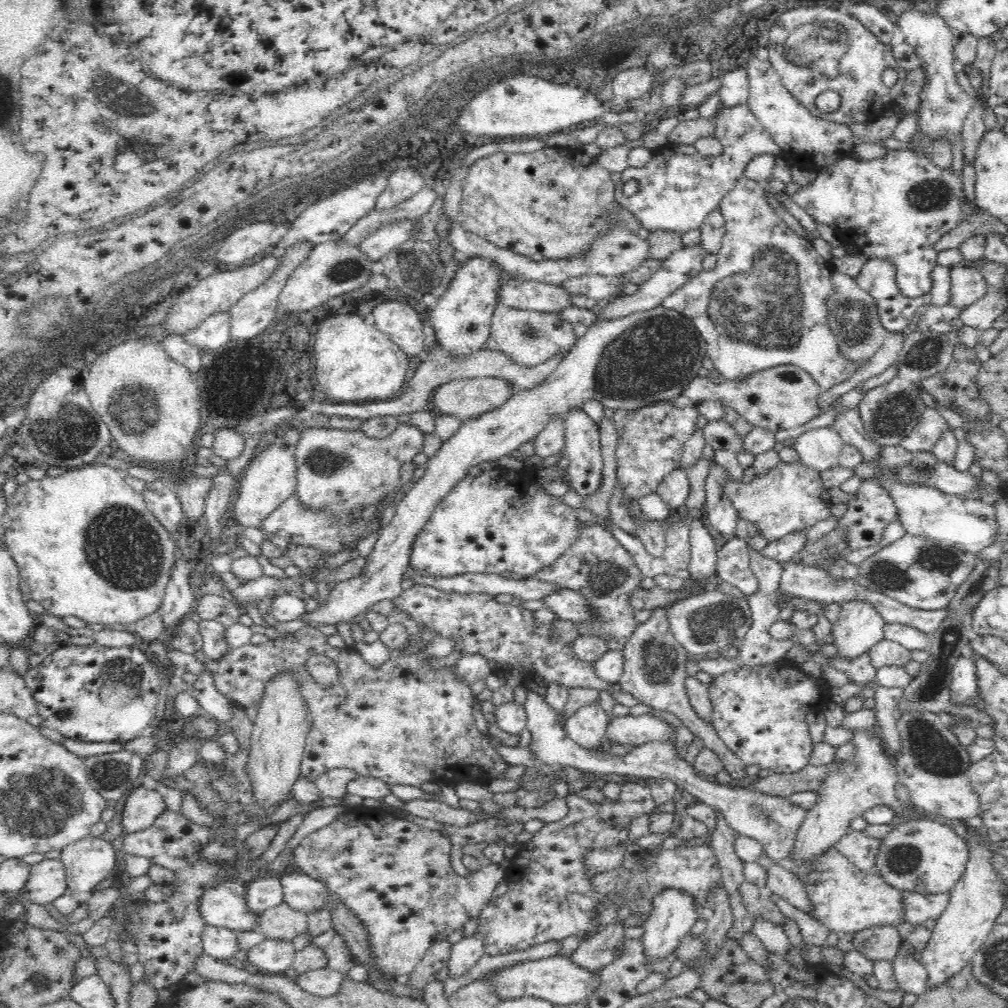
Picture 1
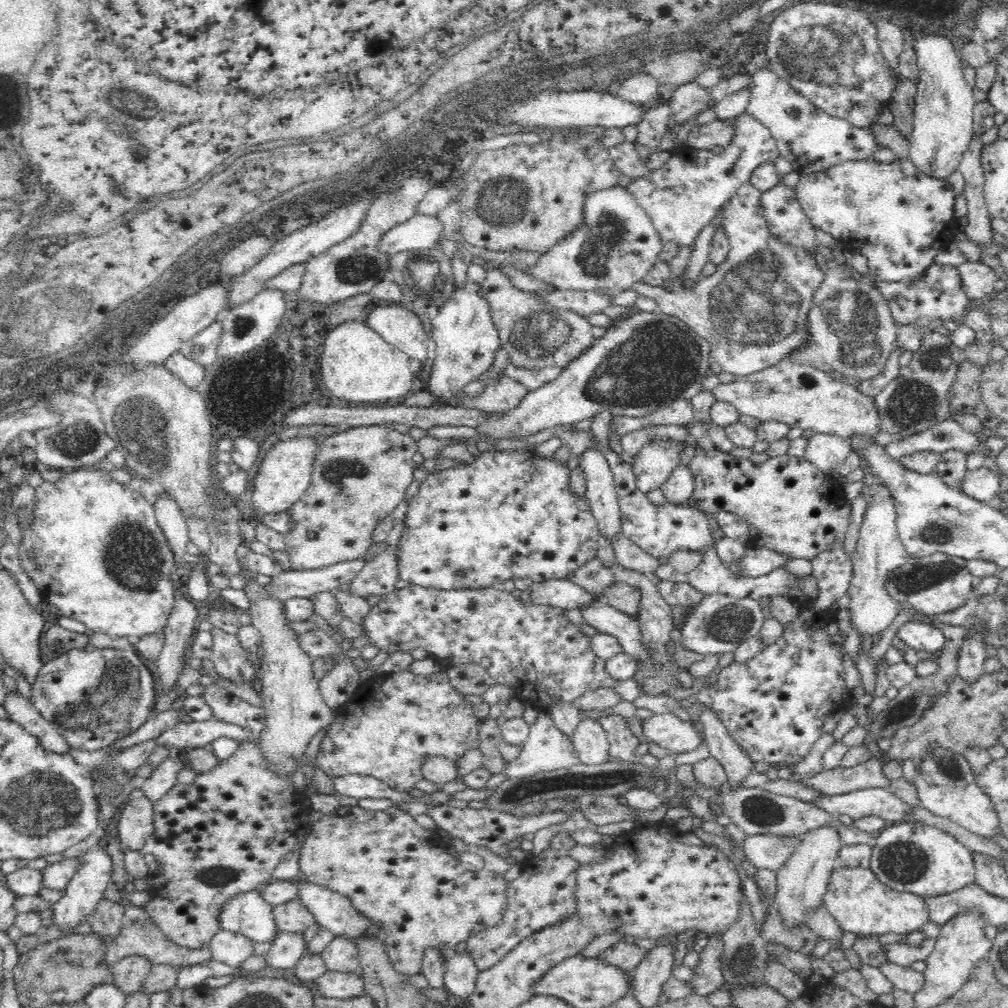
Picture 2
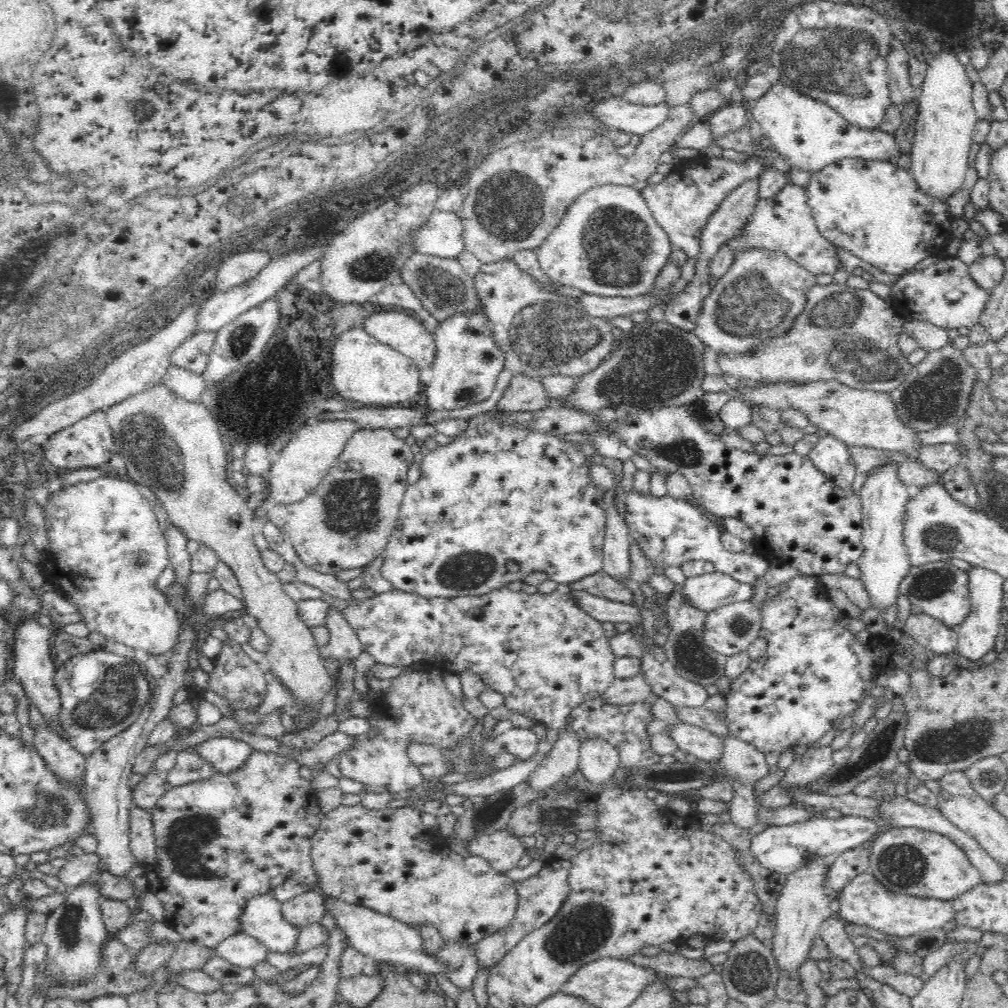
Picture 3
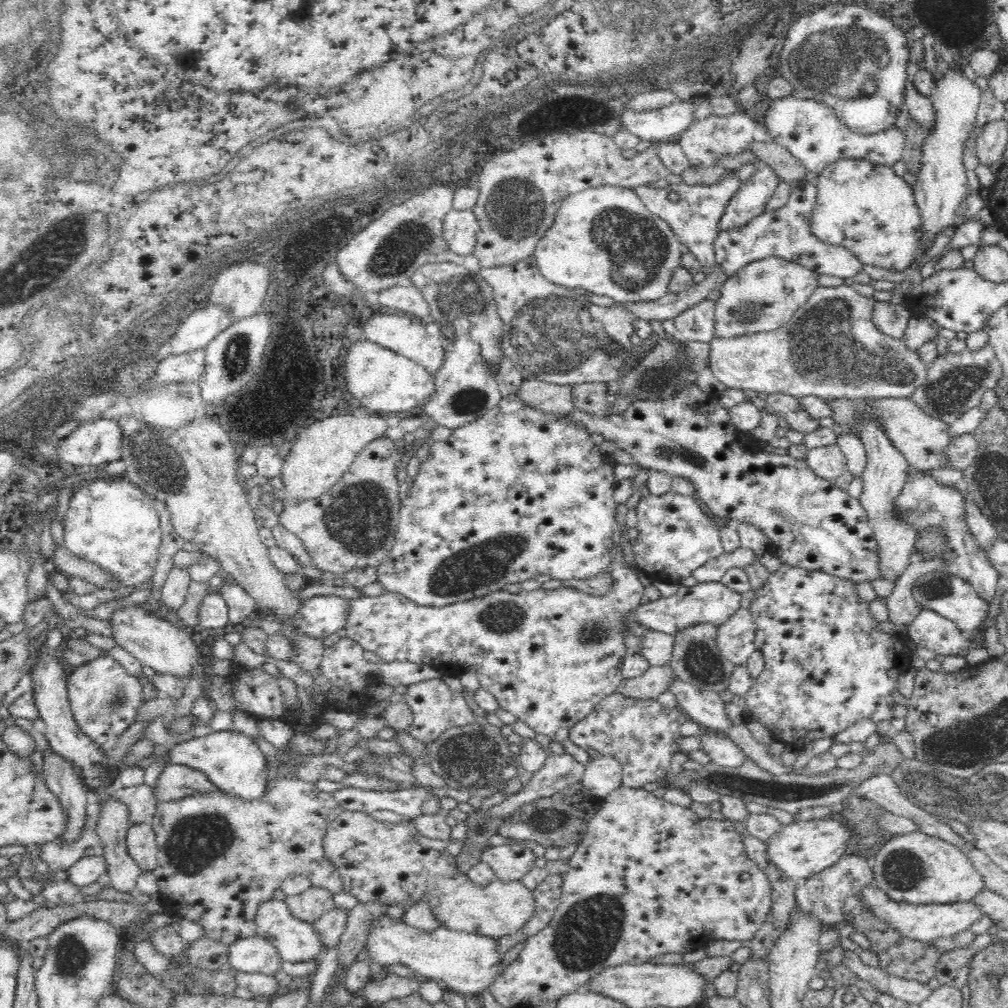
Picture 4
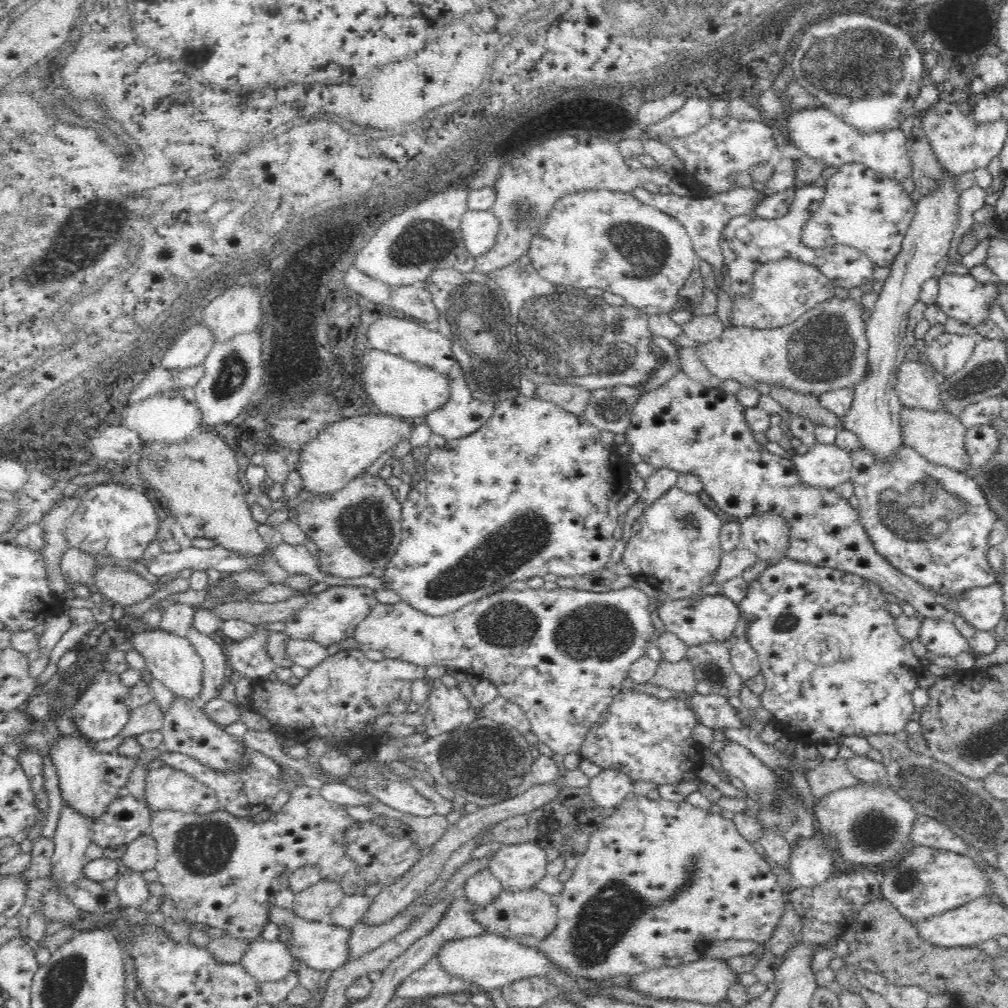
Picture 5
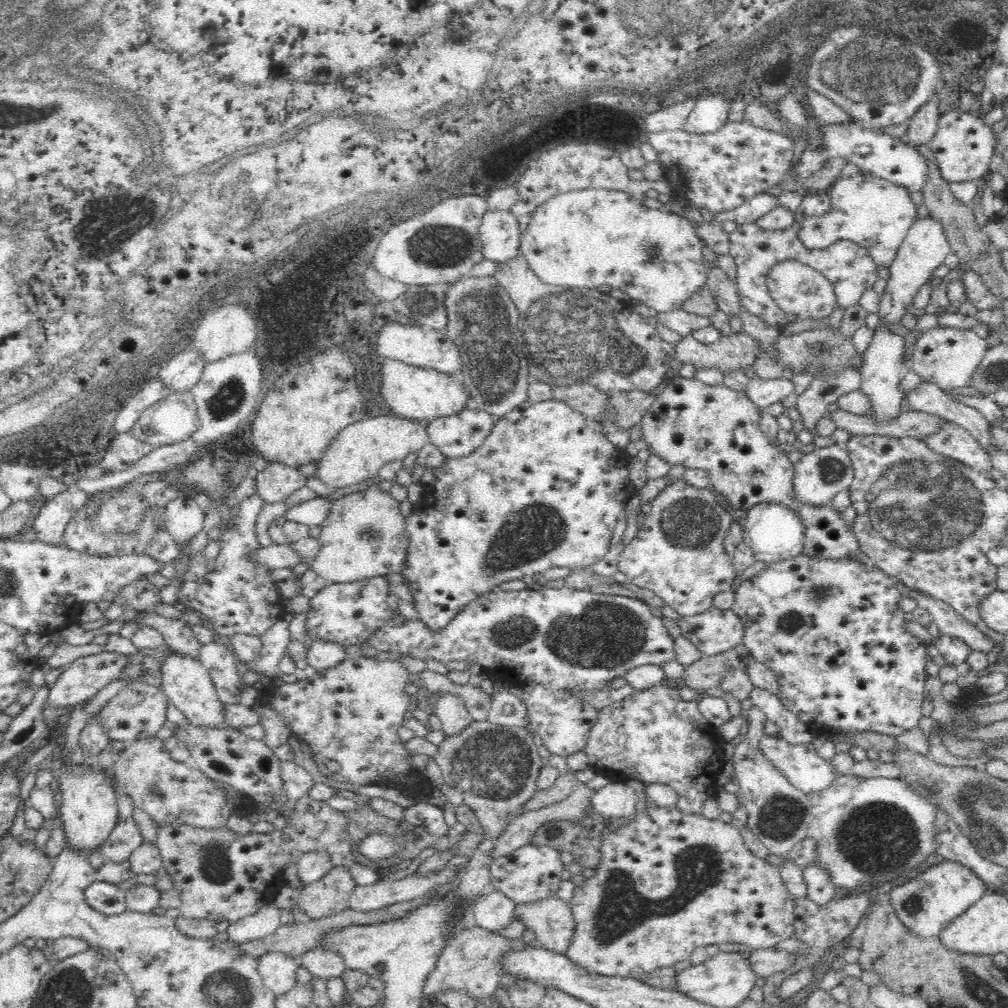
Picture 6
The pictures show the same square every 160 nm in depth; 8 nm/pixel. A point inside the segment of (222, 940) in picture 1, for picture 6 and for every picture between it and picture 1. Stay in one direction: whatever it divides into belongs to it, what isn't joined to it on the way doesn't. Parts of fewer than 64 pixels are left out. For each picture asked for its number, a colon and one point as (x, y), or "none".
2: (231, 948)
3: (242, 950)
4: (254, 954)
5: (267, 961)
6: (278, 971)

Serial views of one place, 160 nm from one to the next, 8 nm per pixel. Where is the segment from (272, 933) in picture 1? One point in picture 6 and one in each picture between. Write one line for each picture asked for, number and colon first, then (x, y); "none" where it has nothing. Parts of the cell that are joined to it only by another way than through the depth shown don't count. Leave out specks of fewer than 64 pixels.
2: (292, 916)
3: (306, 908)
4: (309, 905)
5: (316, 901)
6: (329, 895)

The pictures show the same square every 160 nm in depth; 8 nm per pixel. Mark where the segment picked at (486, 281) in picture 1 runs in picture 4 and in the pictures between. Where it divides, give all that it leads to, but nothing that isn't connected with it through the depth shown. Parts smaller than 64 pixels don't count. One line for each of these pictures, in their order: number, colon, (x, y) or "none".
2: (466, 339)
3: (467, 362)
4: (464, 389)

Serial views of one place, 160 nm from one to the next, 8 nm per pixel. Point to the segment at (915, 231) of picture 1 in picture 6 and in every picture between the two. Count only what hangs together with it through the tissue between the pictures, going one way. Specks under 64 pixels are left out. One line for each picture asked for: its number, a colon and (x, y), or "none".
2: (898, 217)
3: (874, 209)
4: (865, 207)
5: (862, 209)
6: (871, 212)

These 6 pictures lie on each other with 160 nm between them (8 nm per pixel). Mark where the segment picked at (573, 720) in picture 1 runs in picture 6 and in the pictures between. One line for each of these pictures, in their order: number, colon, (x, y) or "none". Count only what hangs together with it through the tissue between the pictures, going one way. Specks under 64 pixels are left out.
2: (591, 743)
3: (598, 761)
4: (602, 776)
5: (608, 789)
6: (615, 800)

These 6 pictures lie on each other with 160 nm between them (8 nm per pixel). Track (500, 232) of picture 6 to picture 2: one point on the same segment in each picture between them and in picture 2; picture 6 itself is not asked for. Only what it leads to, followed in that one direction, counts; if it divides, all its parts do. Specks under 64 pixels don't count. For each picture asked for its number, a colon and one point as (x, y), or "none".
2: (422, 232)
3: (442, 236)
4: (462, 227)
5: (480, 229)

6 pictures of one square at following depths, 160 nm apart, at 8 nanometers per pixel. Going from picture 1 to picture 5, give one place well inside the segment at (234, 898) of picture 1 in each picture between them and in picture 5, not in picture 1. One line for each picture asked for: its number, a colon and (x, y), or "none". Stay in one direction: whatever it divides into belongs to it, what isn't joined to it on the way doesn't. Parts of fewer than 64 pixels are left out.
2: (249, 914)
3: (262, 918)
4: (297, 941)
5: (324, 947)

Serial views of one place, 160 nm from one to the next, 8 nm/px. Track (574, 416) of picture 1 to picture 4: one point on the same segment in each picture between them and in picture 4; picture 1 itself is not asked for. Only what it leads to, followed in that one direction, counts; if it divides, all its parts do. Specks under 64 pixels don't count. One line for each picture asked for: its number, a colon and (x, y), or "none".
2: (601, 493)
3: (617, 541)
4: (549, 657)

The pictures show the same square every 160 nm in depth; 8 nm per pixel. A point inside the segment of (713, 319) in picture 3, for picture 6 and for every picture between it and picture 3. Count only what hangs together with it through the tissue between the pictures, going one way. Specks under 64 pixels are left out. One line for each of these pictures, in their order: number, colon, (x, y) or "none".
4: (764, 296)
5: (782, 290)
6: (802, 292)

